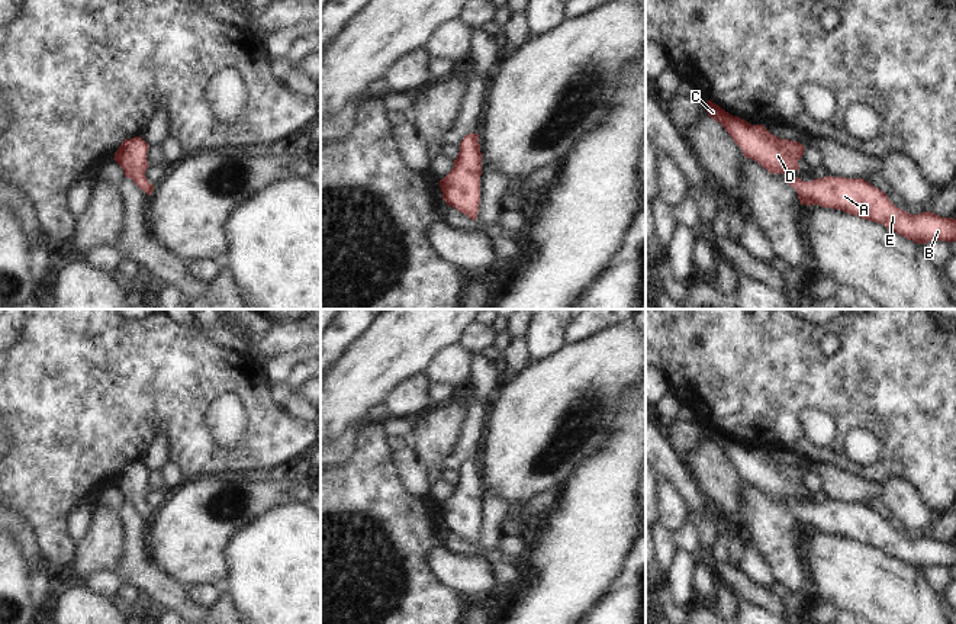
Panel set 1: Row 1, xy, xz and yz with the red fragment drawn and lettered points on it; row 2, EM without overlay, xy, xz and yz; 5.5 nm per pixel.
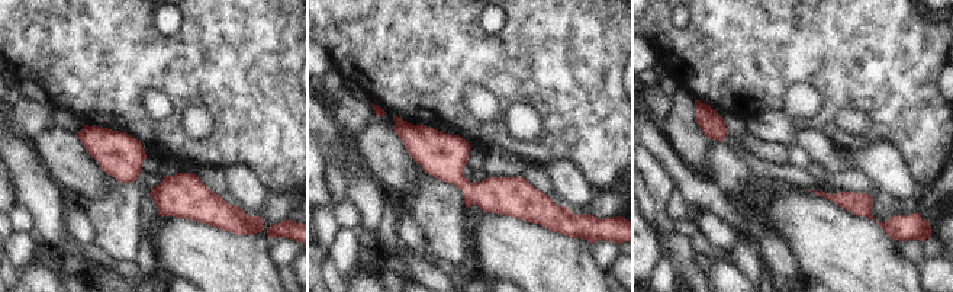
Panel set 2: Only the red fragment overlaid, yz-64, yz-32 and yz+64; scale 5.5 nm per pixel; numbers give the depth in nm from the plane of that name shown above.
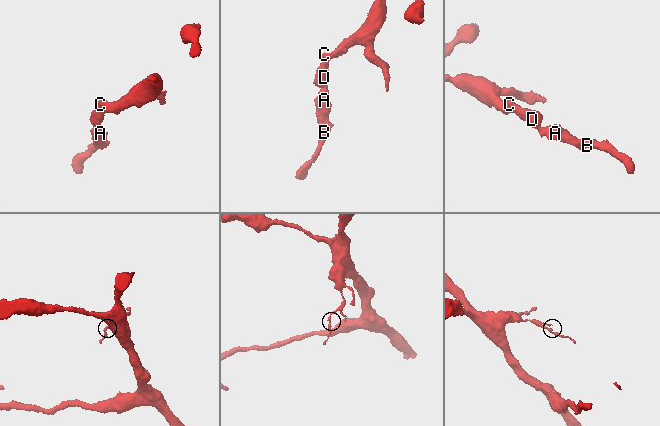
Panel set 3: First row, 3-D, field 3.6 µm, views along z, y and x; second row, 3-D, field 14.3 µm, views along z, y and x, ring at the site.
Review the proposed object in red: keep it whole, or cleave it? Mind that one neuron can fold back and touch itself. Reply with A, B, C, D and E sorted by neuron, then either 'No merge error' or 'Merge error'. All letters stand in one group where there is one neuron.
Groups: A B C D E. No merge error

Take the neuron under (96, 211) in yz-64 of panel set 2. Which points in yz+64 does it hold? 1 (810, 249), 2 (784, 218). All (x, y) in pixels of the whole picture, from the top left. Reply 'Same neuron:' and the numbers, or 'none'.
Same neuron: none

